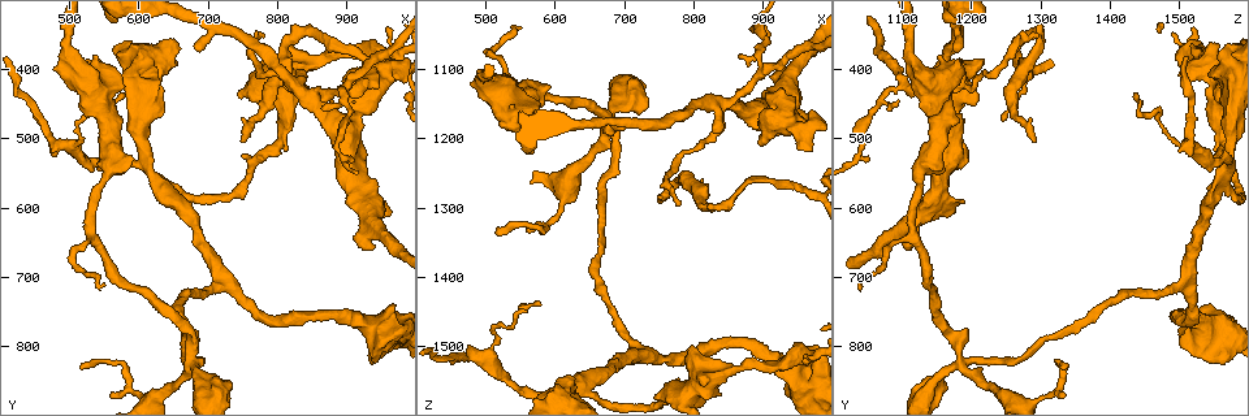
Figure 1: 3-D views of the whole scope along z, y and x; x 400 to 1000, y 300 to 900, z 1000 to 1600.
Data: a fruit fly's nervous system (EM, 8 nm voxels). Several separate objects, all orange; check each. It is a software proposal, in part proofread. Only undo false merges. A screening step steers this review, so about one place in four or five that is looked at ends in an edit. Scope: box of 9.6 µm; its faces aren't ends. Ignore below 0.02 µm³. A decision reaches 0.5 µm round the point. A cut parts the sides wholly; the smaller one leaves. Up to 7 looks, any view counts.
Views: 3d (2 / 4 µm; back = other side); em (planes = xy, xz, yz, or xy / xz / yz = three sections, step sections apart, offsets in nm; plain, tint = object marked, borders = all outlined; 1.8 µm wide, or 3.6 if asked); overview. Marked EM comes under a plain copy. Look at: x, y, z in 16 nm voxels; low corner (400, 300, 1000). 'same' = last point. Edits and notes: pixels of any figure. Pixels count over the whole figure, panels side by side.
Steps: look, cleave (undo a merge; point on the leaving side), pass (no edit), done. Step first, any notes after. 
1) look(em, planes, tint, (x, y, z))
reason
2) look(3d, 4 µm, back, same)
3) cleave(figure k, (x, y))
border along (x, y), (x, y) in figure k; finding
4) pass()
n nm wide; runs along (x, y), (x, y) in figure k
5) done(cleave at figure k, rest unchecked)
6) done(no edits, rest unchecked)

look(3d, 2 µm, (630, 560, 1560))
three-way junction

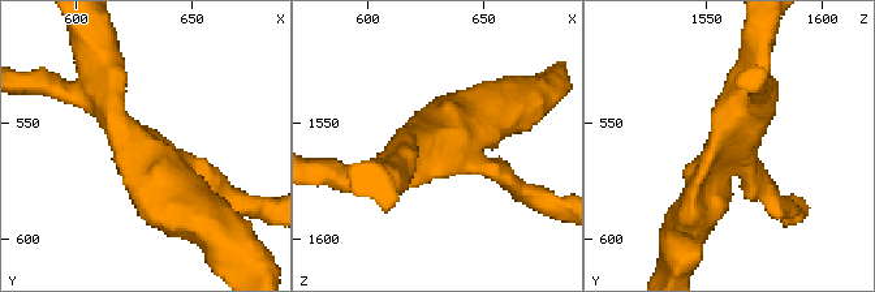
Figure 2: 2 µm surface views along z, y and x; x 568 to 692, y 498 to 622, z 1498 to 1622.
look(em, 3.6 µm, planes, borders, (630, 559, 1559))
3 arms

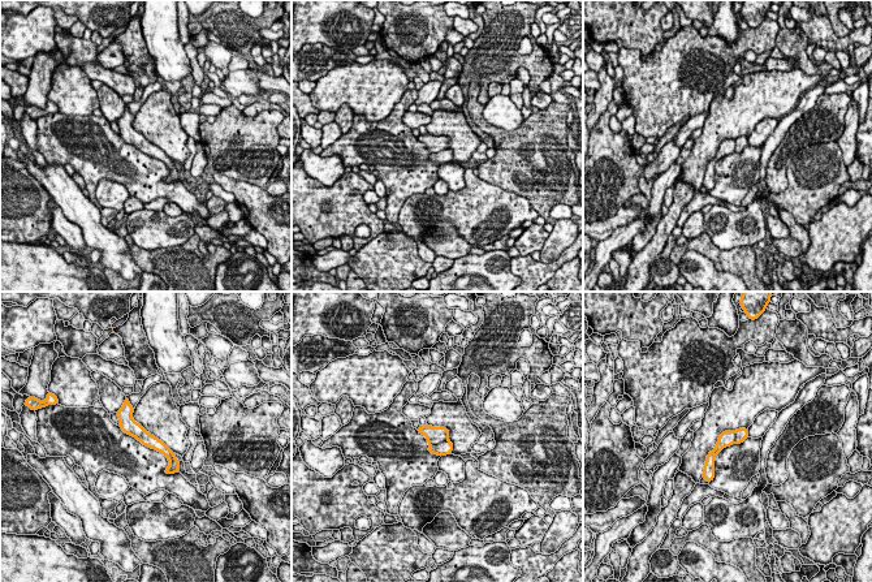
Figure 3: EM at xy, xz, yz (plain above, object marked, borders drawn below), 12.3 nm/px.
pass()
runs along (126, 406), (126, 419), (173, 462) in figure 3; one neuron here

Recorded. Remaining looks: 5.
look(3d, 4 µm, (945, 600, 1150))
sharp bend

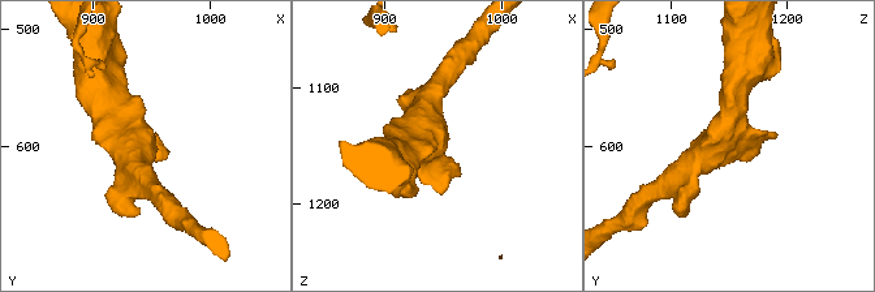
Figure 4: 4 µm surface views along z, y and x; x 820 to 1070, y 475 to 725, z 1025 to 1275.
look(em, planes, tint, (942, 600, 1154))
now the EM

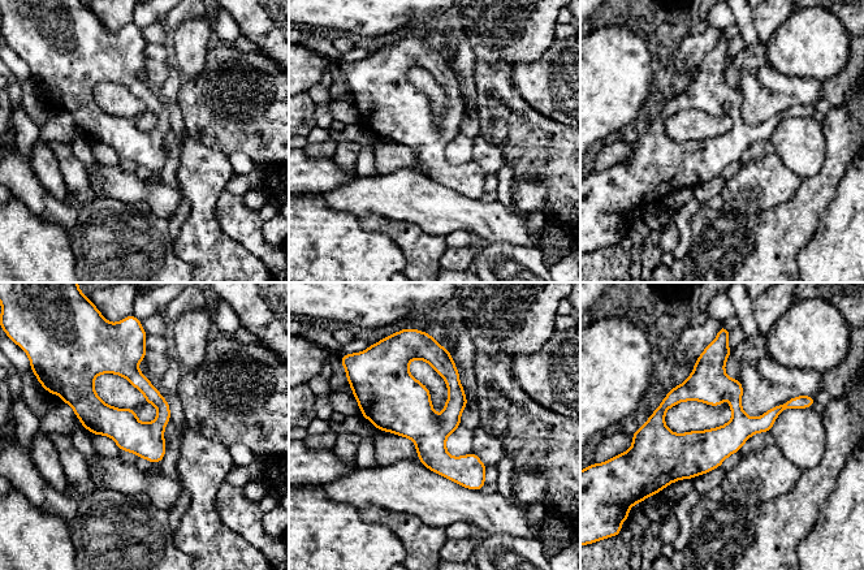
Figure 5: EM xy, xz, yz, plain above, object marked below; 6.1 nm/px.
pass()
runs along (720, 350), (659, 414), (668, 479) in figure 5; all the same neuron

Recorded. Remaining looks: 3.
look(3d, 2 µm, (845, 445, 1155))
four-way junction

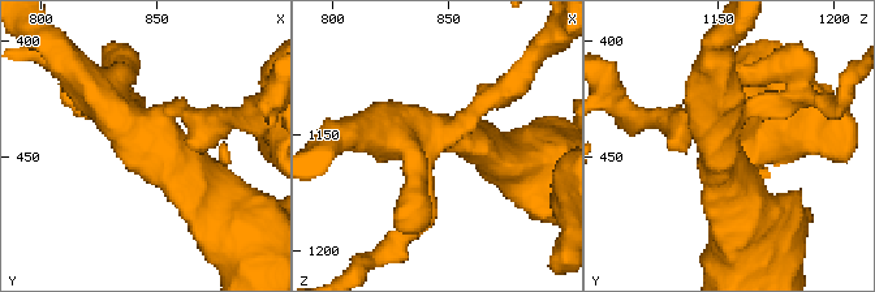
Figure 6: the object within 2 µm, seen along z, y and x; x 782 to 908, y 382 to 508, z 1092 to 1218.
look(em, planes, borders, (845, 443, 1152))
4 arms

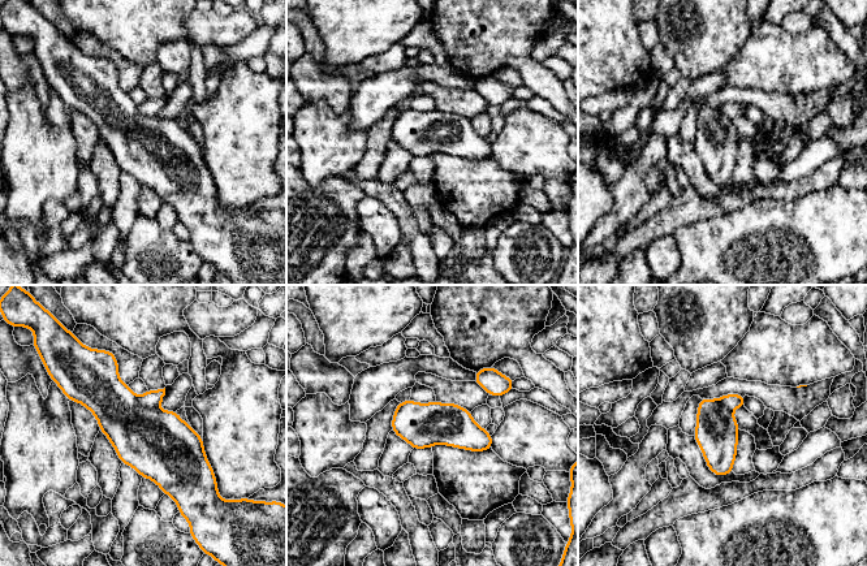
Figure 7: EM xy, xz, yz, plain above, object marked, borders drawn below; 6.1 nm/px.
cleave(figure 7, (151, 398))
border along (137, 397), (142, 406), (158, 407) in figure 7; a second neuron is stuck on

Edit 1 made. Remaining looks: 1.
done(cleave at figure 7, rest unchecked)

